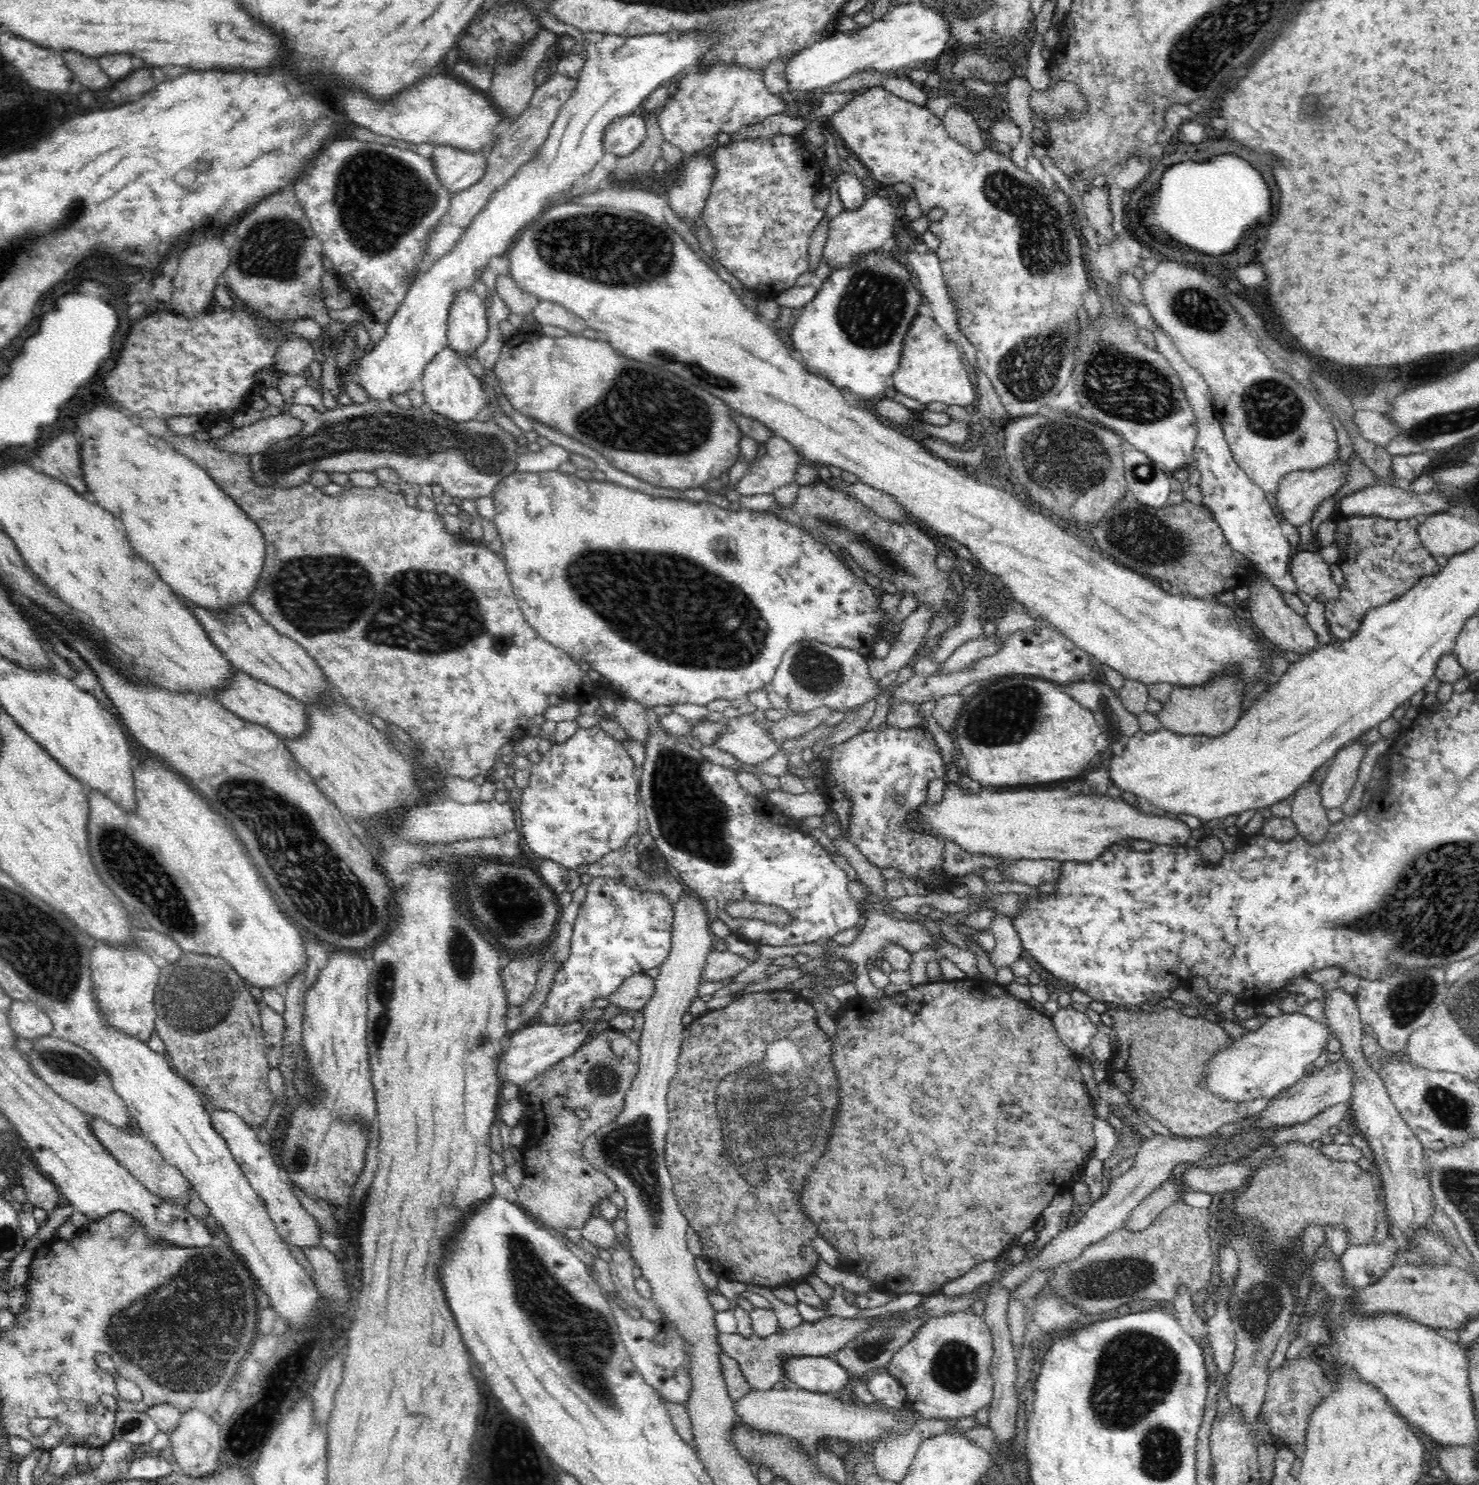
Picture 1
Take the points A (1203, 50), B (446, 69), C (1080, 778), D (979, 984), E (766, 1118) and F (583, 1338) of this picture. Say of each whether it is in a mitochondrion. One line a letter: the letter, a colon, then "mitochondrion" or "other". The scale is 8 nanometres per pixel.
A: mitochondrion
B: other
C: other
D: other
E: mitochondrion
F: mitochondrion

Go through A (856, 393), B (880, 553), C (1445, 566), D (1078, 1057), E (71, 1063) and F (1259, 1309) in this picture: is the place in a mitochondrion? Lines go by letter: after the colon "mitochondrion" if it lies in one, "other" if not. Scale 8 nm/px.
A: other
B: mitochondrion
C: other
D: other
E: mitochondrion
F: mitochondrion

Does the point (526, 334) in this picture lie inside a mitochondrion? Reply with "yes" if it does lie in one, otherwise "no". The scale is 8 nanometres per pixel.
no

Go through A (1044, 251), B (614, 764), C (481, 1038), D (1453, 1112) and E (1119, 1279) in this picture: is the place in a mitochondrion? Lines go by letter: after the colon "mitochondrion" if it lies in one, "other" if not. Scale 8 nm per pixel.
A: mitochondrion
B: other
C: mitochondrion
D: mitochondrion
E: mitochondrion

